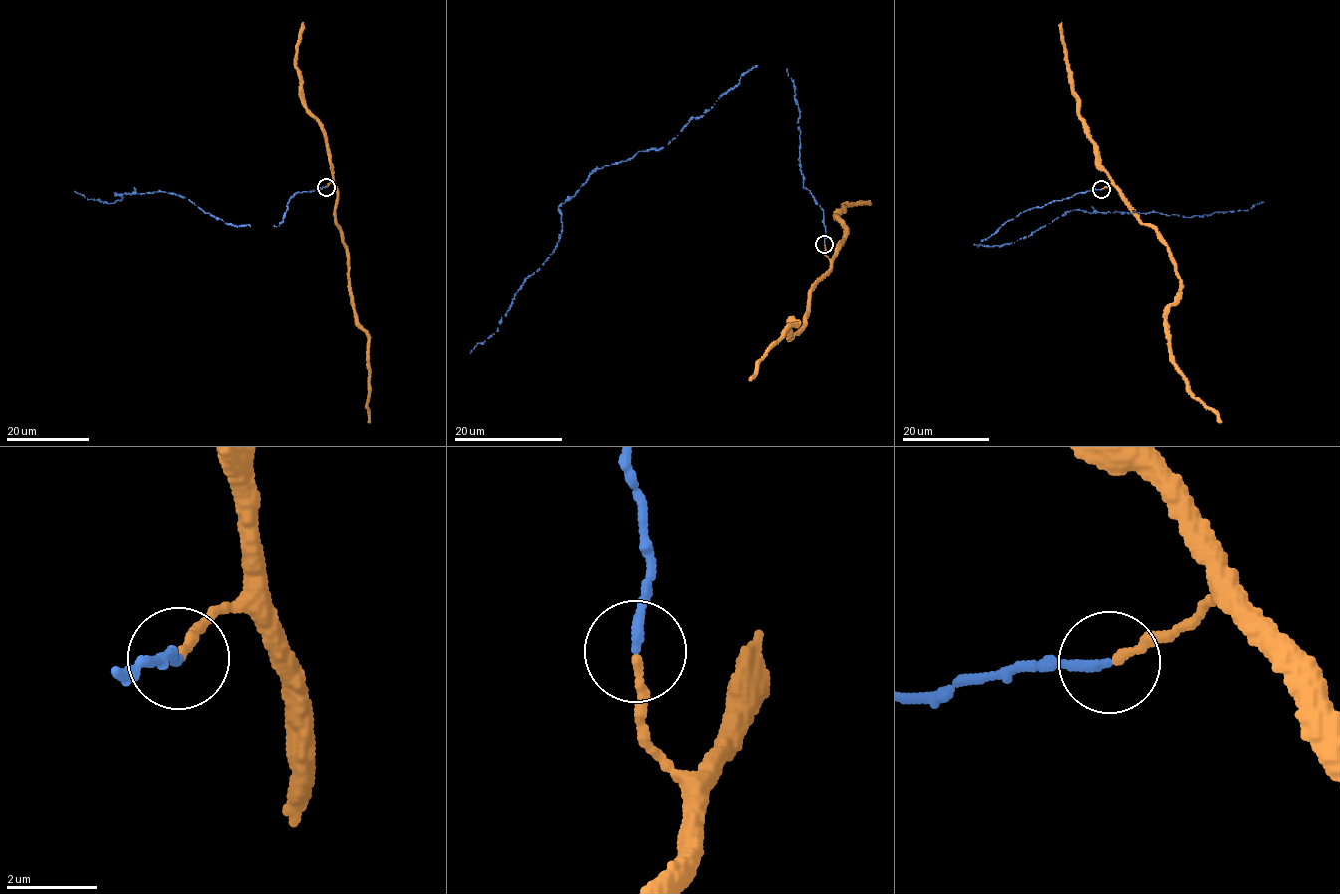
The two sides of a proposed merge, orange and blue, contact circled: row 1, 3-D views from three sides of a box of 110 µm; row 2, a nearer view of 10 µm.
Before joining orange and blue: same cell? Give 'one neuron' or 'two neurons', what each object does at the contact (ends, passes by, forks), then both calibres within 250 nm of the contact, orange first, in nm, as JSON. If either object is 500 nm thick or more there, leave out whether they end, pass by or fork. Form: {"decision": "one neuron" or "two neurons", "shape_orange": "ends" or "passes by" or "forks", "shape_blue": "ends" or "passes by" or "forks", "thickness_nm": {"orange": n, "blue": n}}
{"decision": "one neuron", "shape_orange": "ends", "shape_blue": "ends", "thickness_nm": {"orange": 200, "blue": 200}}

